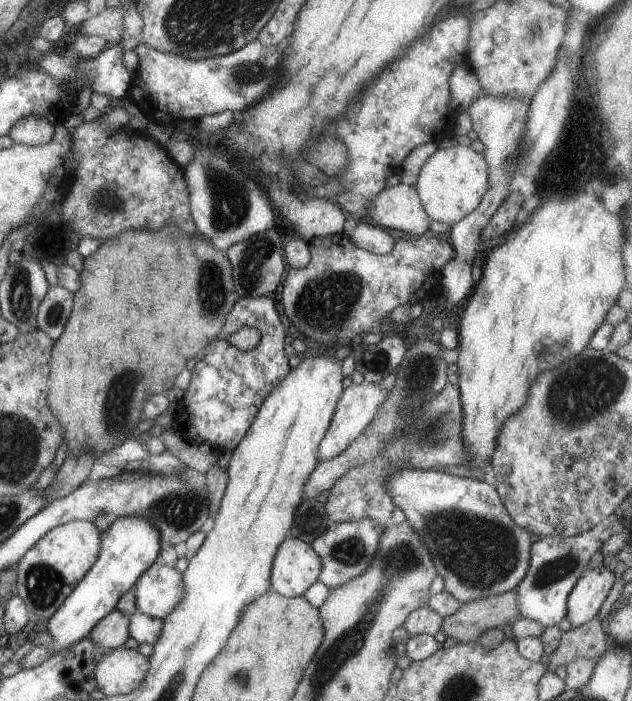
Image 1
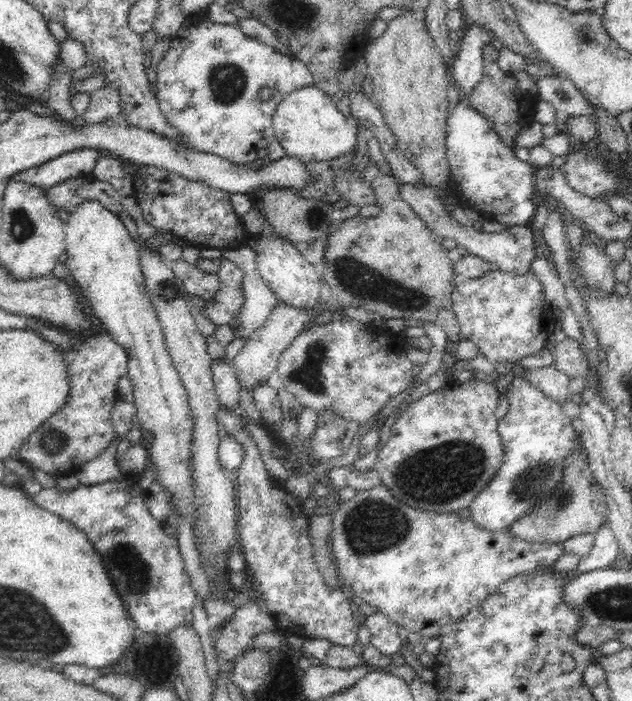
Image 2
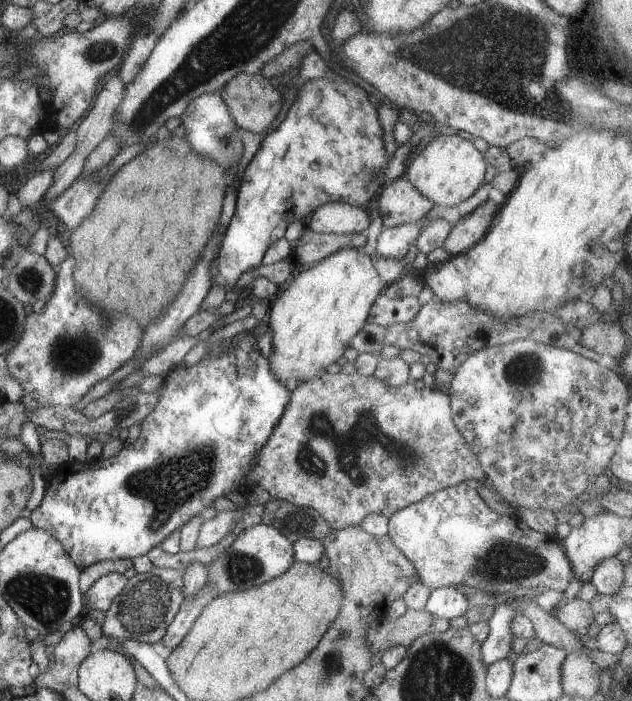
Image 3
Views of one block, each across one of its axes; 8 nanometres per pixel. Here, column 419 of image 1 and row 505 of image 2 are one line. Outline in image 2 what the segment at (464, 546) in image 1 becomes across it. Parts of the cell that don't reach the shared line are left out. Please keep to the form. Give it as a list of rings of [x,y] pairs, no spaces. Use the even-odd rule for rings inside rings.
[[[515,377],[512,381],[510,388],[505,393],[498,392],[498,396],[504,394],[505,398],[509,402],[508,412],[504,418],[499,420],[498,432],[500,433],[500,438],[502,439],[502,445],[504,445],[504,462],[502,466],[498,468],[496,476],[492,476],[492,480],[486,484],[484,490],[476,496],[476,498],[470,503],[470,518],[476,523],[476,526],[480,528],[489,530],[489,531],[499,531],[502,529],[508,528],[513,522],[516,522],[522,515],[525,515],[531,508],[534,508],[540,501],[547,499],[551,492],[556,490],[559,486],[559,482],[562,480],[564,463],[563,460],[567,459],[567,456],[570,453],[573,453],[573,450],[582,443],[582,437],[580,437],[578,430],[573,425],[573,419],[565,416],[561,405],[558,401],[551,399],[549,396],[546,396],[540,389],[534,388],[525,378]]]

